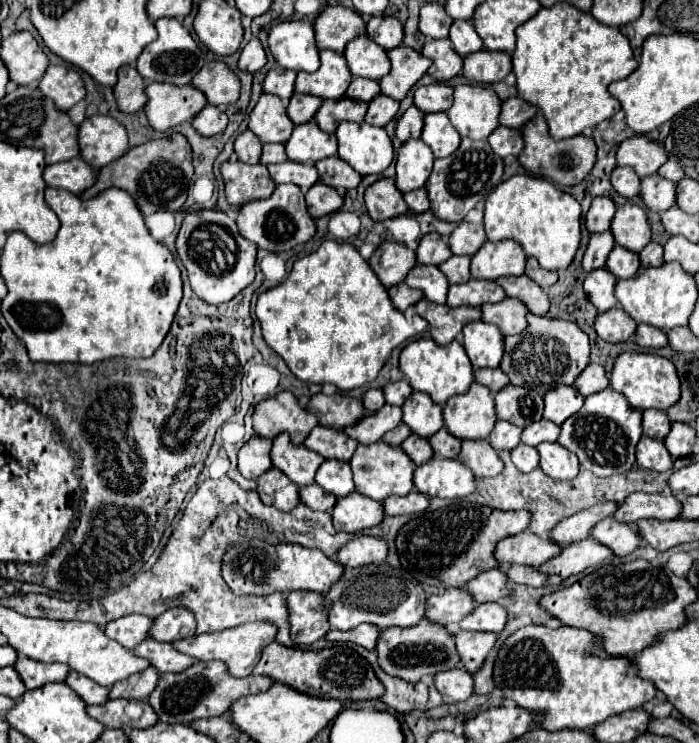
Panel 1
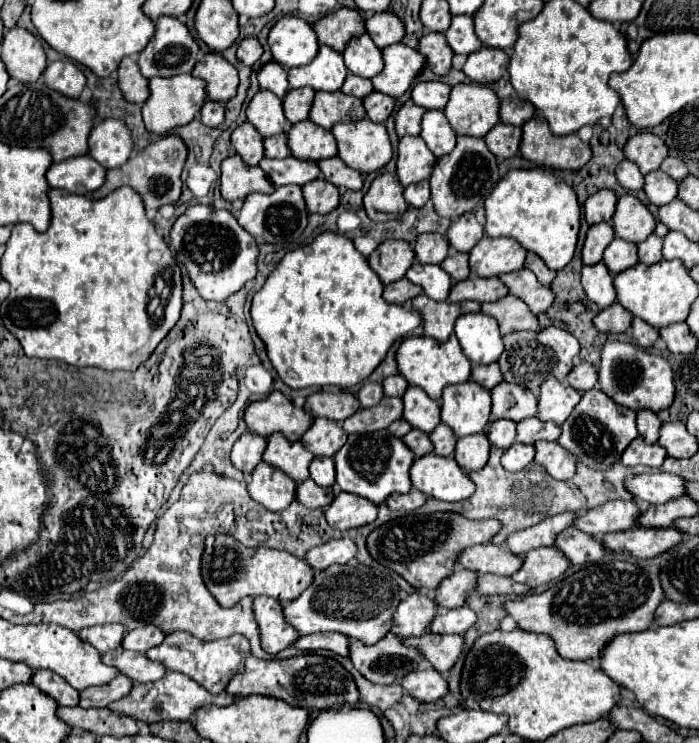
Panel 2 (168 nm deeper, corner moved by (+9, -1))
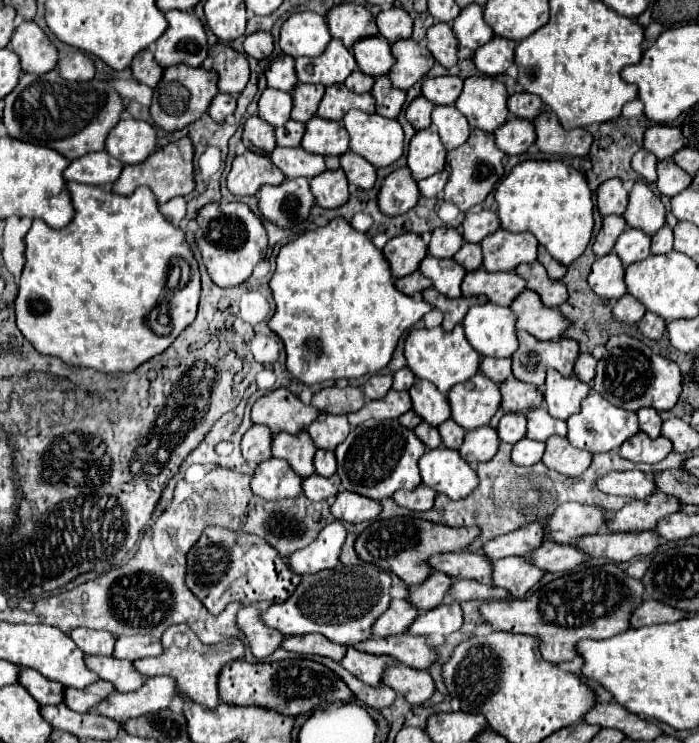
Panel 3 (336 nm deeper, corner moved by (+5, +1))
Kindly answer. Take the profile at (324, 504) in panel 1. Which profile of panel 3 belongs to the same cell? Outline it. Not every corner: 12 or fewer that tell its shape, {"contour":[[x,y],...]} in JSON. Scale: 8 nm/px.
{"contour":[[317,473],[303,479],[303,491],[311,501],[325,501],[339,493],[337,475]]}

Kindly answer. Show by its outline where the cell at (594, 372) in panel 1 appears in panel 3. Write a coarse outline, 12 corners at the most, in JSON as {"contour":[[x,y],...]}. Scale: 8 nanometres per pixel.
{"contour":[[591,353],[575,361],[575,377],[591,385],[597,361]]}

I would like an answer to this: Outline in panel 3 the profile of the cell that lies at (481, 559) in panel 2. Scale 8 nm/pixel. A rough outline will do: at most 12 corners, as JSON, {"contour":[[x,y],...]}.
{"contour":[[467,551],[433,555],[429,565],[451,579],[491,583],[491,563]]}

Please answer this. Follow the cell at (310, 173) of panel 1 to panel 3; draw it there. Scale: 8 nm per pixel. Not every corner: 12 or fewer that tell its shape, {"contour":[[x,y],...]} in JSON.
{"contour":[[277,147],[271,161],[287,179],[325,171],[321,155],[303,147]]}

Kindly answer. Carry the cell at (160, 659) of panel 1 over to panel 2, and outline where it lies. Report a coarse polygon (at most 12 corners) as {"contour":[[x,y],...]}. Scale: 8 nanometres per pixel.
{"contour":[[115,649],[103,663],[119,667],[135,683],[153,683],[165,665],[147,655]]}

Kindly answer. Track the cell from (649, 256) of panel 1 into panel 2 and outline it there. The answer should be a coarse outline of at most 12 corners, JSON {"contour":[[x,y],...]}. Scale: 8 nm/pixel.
{"contour":[[649,235],[639,243],[639,261],[653,265],[661,261],[661,239]]}

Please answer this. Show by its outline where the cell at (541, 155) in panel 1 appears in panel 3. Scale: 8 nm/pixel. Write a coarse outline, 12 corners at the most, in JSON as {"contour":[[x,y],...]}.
{"contour":[[551,109],[533,123],[543,153],[585,157],[593,135],[563,129]]}

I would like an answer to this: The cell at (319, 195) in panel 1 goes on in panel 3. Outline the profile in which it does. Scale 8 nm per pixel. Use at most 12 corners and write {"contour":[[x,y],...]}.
{"contour":[[343,169],[323,171],[311,179],[319,207],[335,209],[347,203]]}

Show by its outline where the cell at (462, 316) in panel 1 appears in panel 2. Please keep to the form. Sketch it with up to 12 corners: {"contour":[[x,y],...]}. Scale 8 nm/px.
{"contour":[[417,295],[411,305],[423,317],[425,335],[445,343],[457,317],[481,311],[463,303]]}

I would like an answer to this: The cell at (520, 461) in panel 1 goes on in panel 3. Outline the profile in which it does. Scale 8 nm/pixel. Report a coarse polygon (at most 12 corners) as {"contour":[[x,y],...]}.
{"contour":[[523,437],[513,445],[515,465],[541,461],[545,443]]}

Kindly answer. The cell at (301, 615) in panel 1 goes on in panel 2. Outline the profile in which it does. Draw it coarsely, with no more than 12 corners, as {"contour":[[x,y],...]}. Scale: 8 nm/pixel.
{"contour":[[255,597],[263,649],[271,655],[291,647],[291,627],[277,599]]}

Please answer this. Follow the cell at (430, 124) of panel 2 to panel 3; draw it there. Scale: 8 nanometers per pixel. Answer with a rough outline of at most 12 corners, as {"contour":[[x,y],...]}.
{"contour":[[453,105],[435,107],[433,125],[449,151],[471,133]]}

